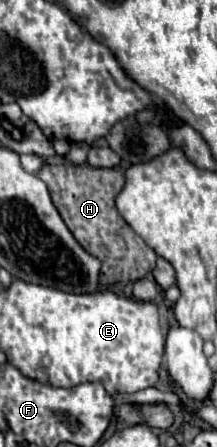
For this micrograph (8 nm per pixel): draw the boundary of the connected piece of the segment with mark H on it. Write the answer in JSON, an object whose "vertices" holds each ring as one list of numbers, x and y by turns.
{"vertices":[[44,164,38,178,46,182,54,206,80,246,102,262,100,282,112,286,116,282,136,282,148,276,158,256,114,208,114,198,124,186,124,174,116,168,92,168,88,164,74,166,74,170,70,170,72,174,68,174,68,170,60,172,60,168,54,172,52,168,56,166]]}

